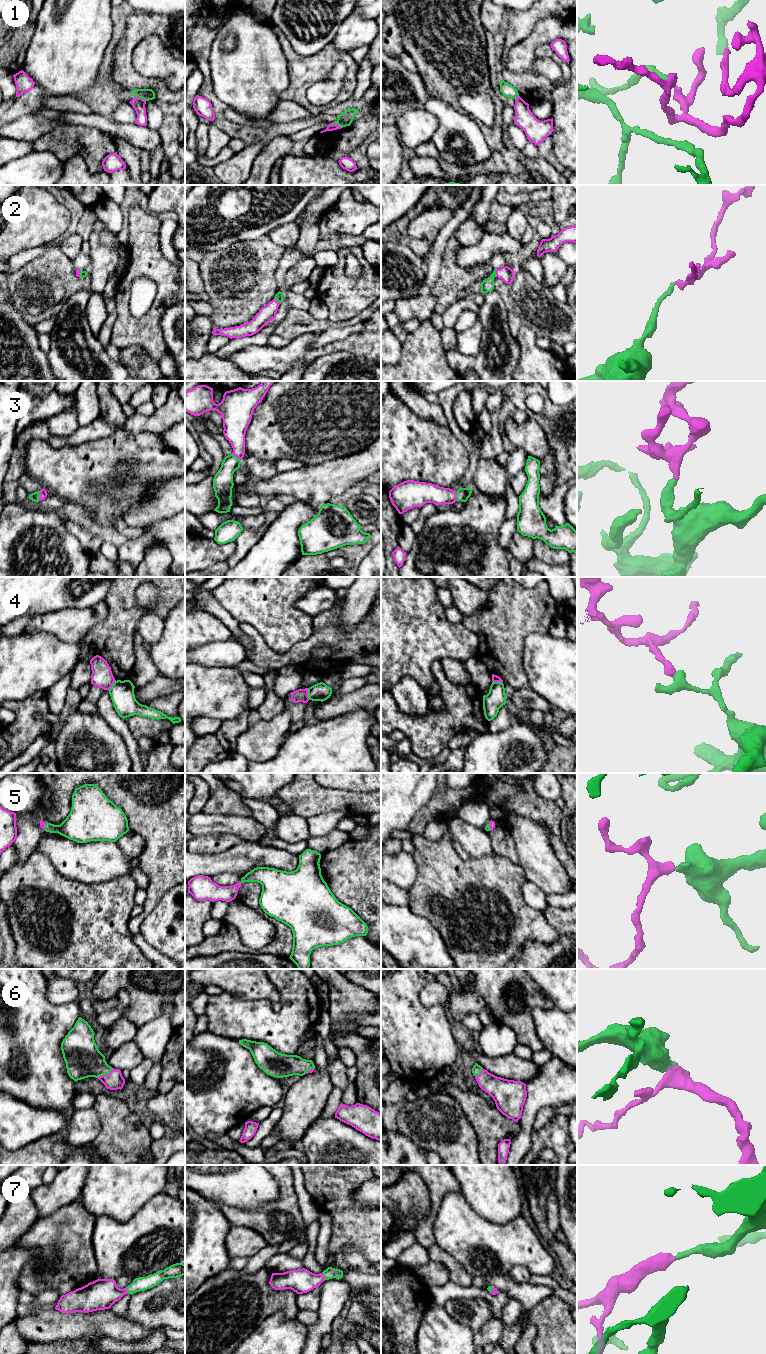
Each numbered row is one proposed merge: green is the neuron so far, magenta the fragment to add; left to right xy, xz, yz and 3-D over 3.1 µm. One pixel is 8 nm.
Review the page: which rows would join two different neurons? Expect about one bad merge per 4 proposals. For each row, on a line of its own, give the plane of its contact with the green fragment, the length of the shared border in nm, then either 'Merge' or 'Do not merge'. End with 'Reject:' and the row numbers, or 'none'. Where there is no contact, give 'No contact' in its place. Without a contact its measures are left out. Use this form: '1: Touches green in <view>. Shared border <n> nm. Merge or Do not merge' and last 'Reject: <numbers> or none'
1: Touches green in xy. Shared border 100 nm. Merge
2: Touches green in xz. Shared border 70 nm. Merge
3: Touches green in xy. Shared border 80 nm. Merge
4: Touches green in xz. Shared border 100 nm. Do not merge
5: Touches green in yz. Shared border 60 nm. Merge
6: Touches green in xy. Shared border 150 nm. Merge
7: Touches green in xz. Shared border 70 nm. Merge
Reject: 4

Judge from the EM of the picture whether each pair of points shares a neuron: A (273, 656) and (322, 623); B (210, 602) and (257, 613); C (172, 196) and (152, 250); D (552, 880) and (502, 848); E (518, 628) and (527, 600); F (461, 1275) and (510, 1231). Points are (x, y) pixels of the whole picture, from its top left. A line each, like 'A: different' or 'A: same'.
A: same
B: different
C: different
D: different
E: same
F: different

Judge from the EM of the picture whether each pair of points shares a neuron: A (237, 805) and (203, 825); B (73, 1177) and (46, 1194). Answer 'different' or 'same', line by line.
A: different
B: same

